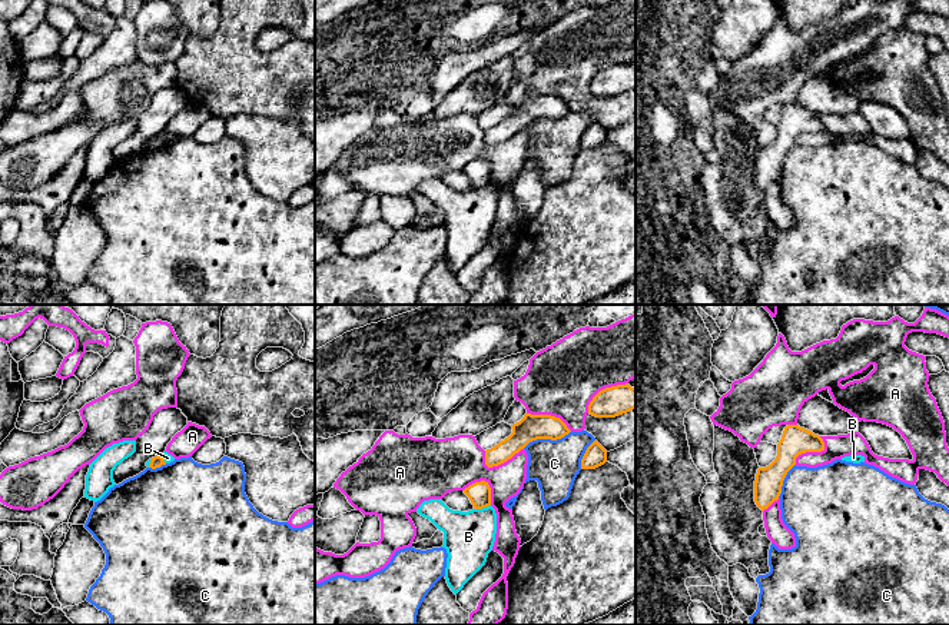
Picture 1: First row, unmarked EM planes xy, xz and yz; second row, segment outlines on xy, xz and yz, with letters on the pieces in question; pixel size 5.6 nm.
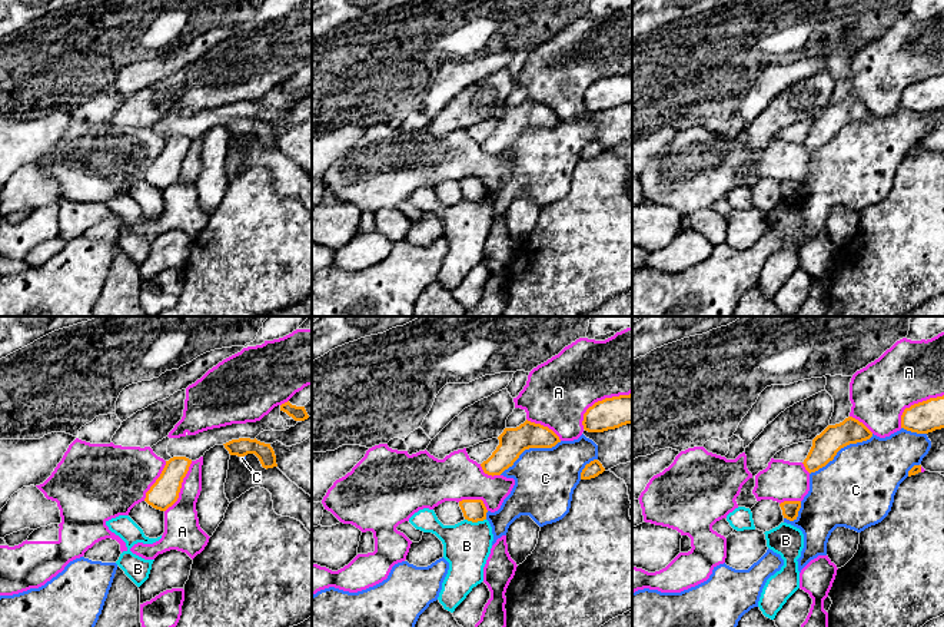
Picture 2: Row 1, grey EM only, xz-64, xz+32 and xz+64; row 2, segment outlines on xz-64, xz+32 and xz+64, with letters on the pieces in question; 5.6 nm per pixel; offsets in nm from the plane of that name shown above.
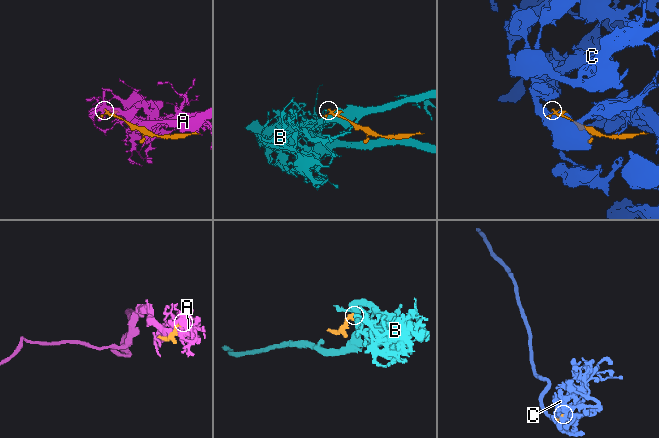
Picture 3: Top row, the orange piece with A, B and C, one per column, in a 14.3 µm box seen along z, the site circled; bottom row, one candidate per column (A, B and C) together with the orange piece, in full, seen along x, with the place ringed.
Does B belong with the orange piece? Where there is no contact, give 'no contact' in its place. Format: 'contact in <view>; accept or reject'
contact in xz; reject

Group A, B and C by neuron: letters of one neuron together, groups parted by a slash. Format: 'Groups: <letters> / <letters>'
Groups: A / B / C

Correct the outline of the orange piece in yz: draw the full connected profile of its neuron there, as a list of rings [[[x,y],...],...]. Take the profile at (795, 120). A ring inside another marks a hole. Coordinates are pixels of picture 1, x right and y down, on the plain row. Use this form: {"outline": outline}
{"outline": [[[787,104],[777,123],[777,136],[766,147],[759,147],[754,160],[754,182],[764,190],[782,173],[783,160],[787,152],[796,144],[796,137],[806,132],[824,130],[824,122],[819,114],[800,107]]]}

